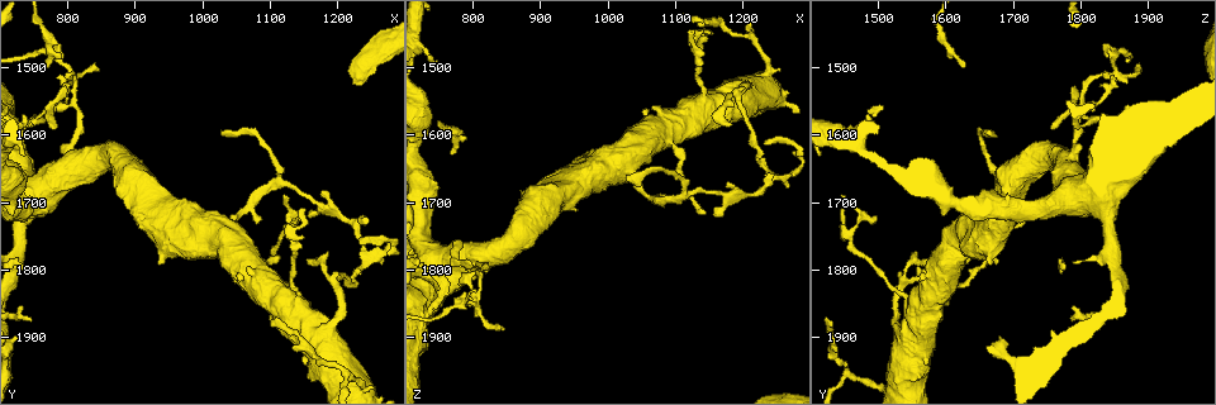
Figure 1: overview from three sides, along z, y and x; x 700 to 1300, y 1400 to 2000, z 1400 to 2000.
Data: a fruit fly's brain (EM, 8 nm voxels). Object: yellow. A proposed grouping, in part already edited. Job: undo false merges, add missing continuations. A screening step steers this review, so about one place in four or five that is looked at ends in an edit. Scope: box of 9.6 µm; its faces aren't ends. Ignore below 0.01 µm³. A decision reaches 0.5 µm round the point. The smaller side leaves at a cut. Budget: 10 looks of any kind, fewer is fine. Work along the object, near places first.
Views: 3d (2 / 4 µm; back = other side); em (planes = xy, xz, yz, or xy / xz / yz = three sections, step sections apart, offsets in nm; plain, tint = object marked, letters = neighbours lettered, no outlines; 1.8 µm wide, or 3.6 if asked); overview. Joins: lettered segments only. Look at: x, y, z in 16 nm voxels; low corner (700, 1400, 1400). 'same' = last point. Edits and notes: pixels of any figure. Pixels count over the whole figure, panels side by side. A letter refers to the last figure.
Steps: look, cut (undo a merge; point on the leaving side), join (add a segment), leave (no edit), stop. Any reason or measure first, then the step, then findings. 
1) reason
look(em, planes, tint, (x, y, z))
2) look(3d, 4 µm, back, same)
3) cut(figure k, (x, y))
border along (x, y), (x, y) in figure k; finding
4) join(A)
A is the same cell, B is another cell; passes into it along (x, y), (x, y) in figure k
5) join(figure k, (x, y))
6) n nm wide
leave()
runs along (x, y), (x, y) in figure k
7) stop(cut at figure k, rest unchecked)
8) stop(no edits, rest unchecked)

look(em, planes, letters, (1215, 1725, 1685))

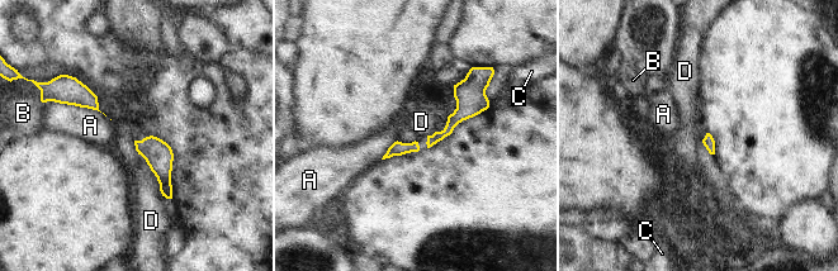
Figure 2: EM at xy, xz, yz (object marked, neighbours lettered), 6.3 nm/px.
leave()
A, B, C and D are other cells; border along (138, 153), (156, 177), (162, 196) in figure 2; all the same neuron

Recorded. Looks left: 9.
free end
look(em, xy, step 4, tint, (1025, 1600, 1670))

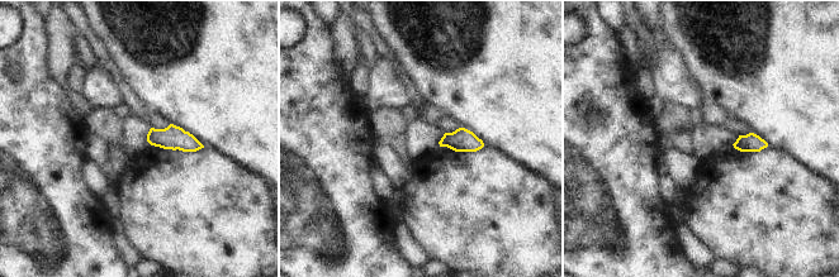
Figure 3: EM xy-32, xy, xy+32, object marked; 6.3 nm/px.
look(em, planes, letters, same)

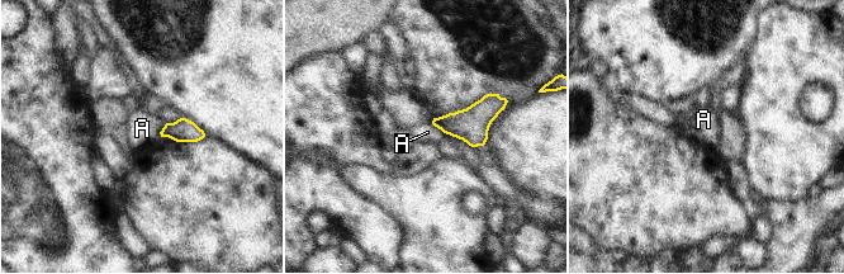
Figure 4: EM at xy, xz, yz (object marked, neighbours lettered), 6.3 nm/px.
leave()
A is another cell; border along (431, 123), (474, 147) in figure 4; no lettered segment goes on from it

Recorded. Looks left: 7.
a fork
look(em, planes, plain, (800, 1510, 1850))

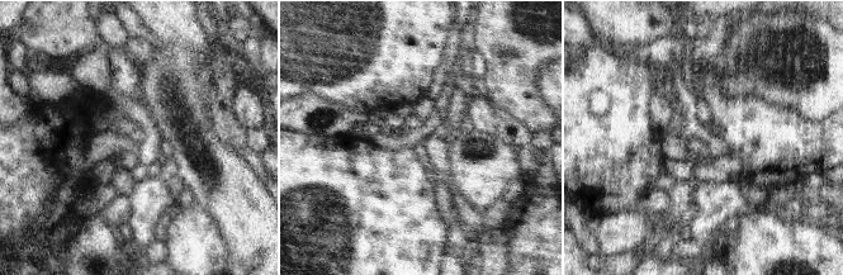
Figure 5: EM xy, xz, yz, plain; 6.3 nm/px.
what lies round it
look(em, planes, letters, same)

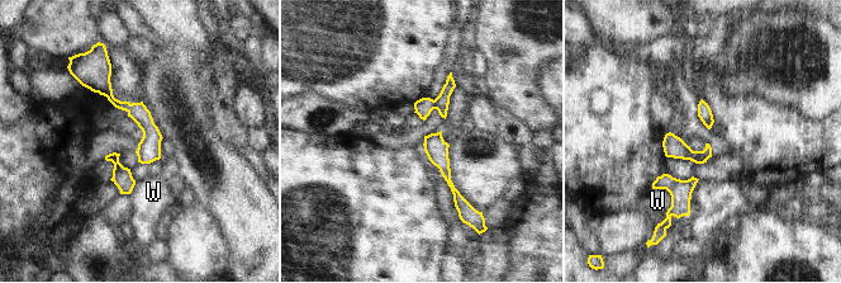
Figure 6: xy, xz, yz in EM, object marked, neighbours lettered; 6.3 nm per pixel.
W touches over 180 nm
cut(figure 6, (423, 107))
W is another cell; the part that leaves runs along (90, 83), (148, 127), (156, 156) in figure 6; a second neuron is stuck on

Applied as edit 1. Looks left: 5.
stop(cut at figure 6, rest unchecked)

